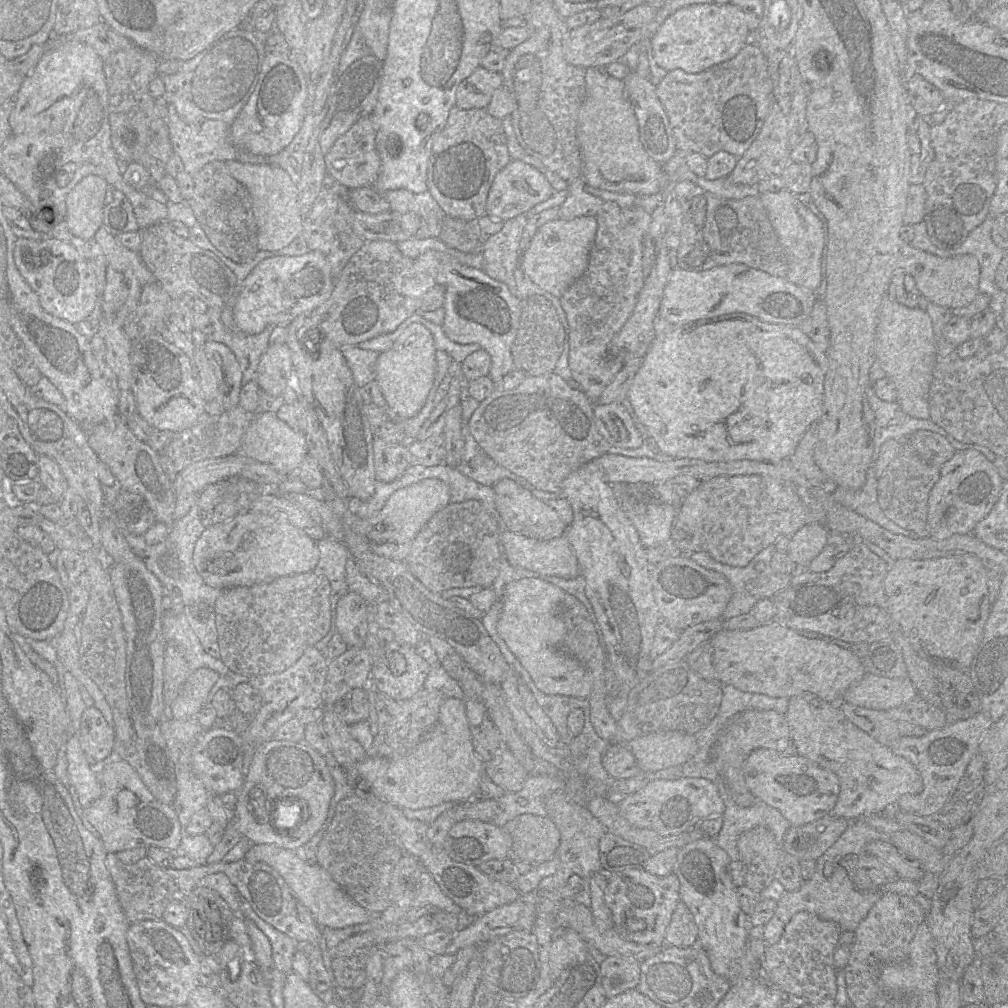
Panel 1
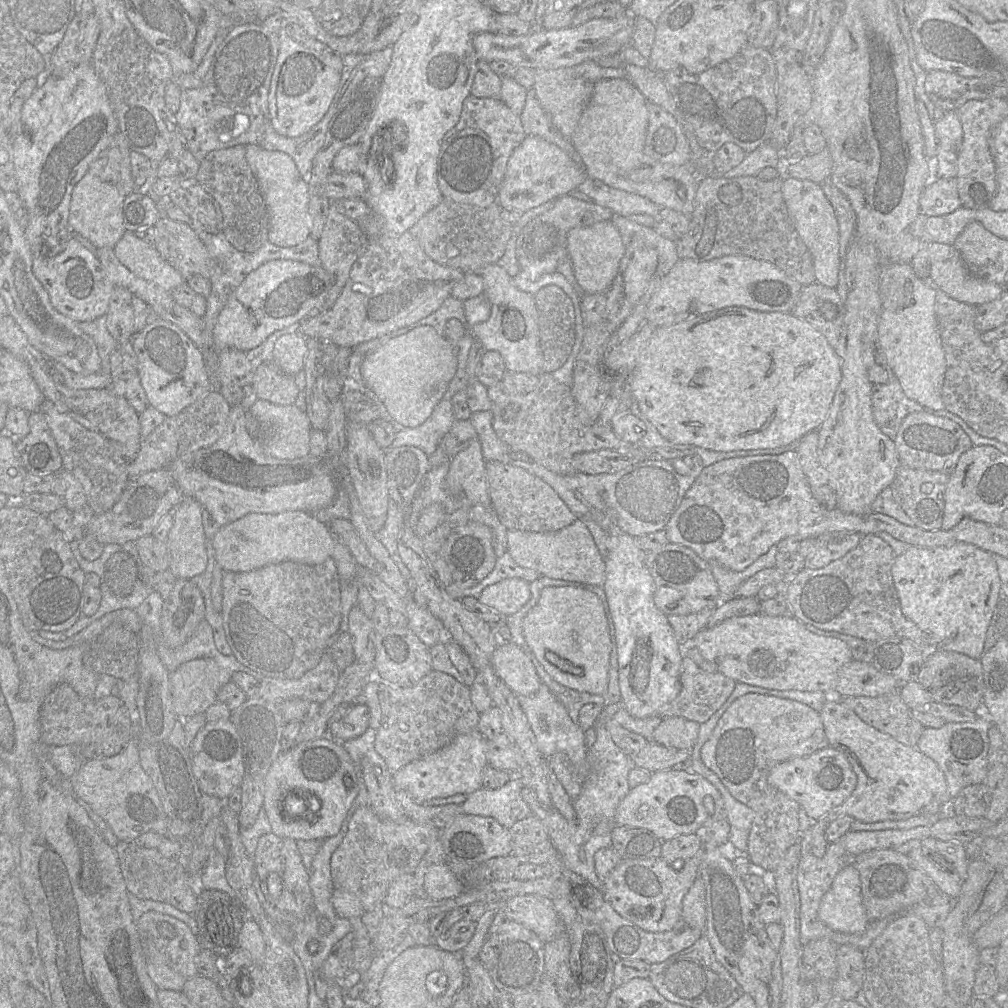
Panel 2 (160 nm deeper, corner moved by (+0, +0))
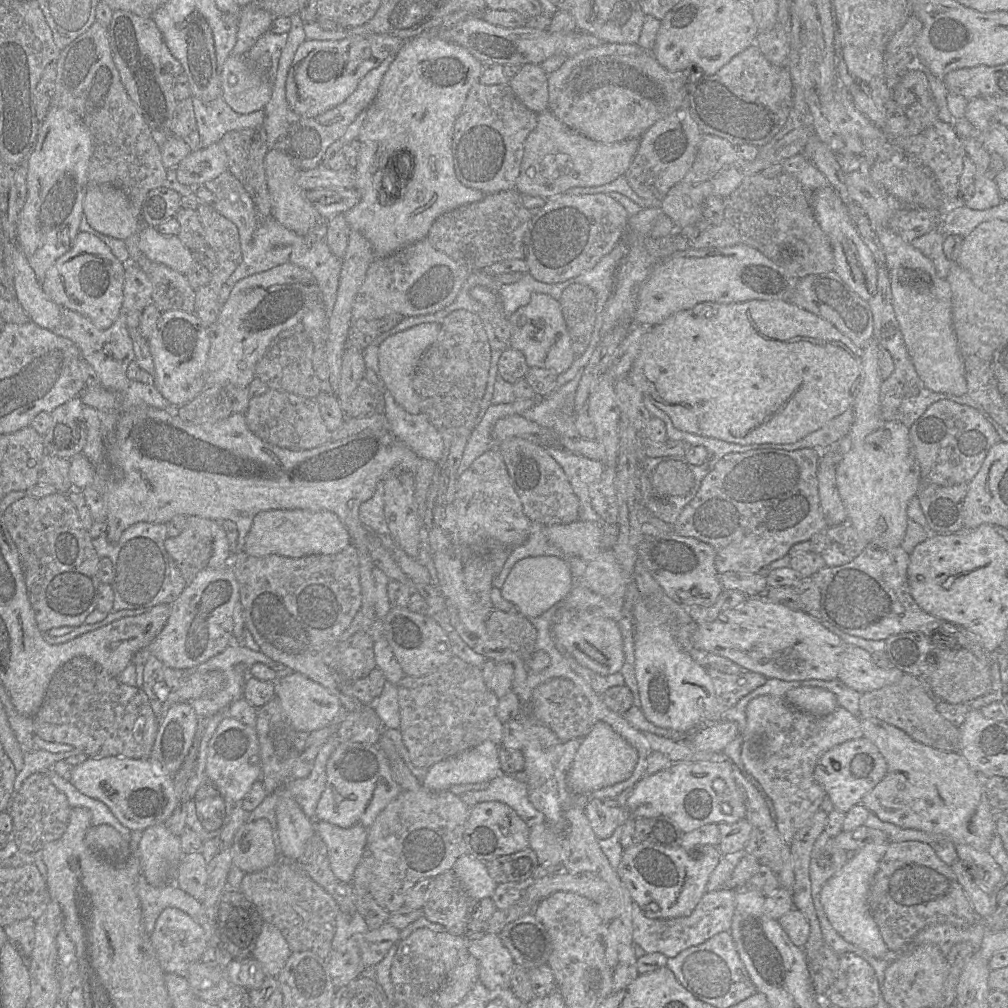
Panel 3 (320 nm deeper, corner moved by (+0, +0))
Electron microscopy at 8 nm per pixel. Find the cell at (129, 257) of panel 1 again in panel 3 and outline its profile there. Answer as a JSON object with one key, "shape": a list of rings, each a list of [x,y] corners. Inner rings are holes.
{"shape":[[[140,227],[138,247],[149,260],[164,264],[182,274],[186,274],[195,262],[194,253],[177,235],[165,236],[154,227]]]}

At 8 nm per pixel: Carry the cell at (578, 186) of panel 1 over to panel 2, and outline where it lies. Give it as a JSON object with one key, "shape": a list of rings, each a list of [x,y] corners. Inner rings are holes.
{"shape":[[[566,194],[555,199],[549,210],[538,215],[522,228],[514,228],[514,233],[517,233],[516,257],[520,271],[528,273],[532,280],[556,272],[559,260],[567,255],[566,236],[570,229],[589,226],[600,221],[612,221],[614,215],[616,214],[610,208],[599,205],[590,198],[581,200]]]}

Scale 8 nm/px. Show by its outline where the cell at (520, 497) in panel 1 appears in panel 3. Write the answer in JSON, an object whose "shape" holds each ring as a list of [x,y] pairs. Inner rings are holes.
{"shape":[[[511,437],[503,441],[498,450],[521,500],[523,511],[531,523],[541,523],[549,527],[570,524],[578,520],[579,500],[563,468],[546,447],[525,438]]]}

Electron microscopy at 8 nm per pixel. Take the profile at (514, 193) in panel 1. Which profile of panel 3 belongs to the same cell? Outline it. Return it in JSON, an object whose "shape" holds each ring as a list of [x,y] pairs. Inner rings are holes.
{"shape":[[[551,110],[538,114],[537,127],[528,136],[520,175],[514,189],[520,195],[549,198],[565,193],[573,187],[600,186],[615,180],[630,167],[641,138],[604,144],[572,130]]]}

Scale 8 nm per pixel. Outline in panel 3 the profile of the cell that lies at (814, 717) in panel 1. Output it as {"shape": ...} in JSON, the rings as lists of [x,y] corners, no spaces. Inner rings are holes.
{"shape":[[[860,718],[862,737],[870,740],[880,751],[887,764],[884,778],[861,800],[870,813],[881,821],[904,829],[921,830],[939,838],[946,838],[954,845],[965,844],[987,851],[996,835],[996,822],[983,788],[983,777],[973,770],[958,751],[944,751],[912,739],[901,729],[876,718]]]}

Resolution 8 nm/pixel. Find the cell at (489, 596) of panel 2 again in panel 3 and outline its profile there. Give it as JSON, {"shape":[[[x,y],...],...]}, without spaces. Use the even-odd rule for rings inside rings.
{"shape":[[[543,555],[518,561],[501,588],[504,599],[512,602],[527,618],[542,615],[564,599],[574,586],[569,560],[564,556]]]}

